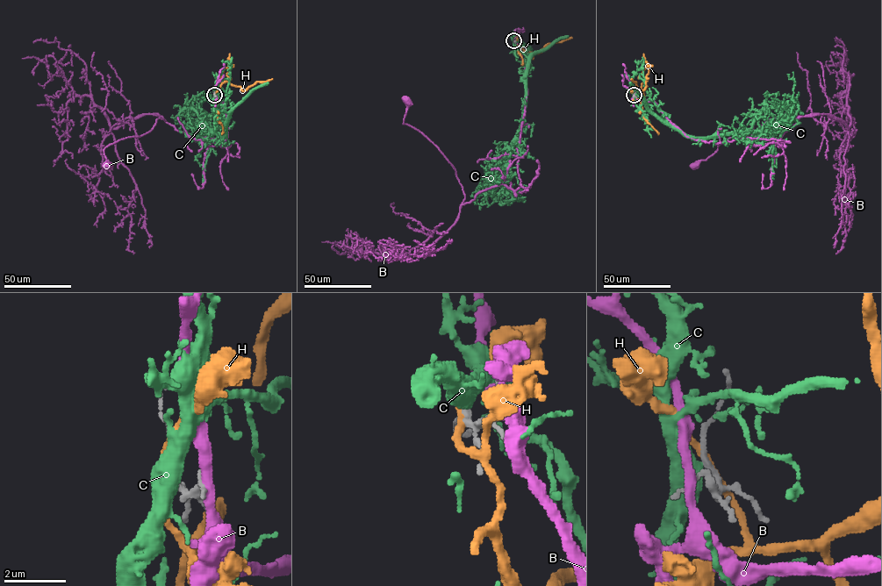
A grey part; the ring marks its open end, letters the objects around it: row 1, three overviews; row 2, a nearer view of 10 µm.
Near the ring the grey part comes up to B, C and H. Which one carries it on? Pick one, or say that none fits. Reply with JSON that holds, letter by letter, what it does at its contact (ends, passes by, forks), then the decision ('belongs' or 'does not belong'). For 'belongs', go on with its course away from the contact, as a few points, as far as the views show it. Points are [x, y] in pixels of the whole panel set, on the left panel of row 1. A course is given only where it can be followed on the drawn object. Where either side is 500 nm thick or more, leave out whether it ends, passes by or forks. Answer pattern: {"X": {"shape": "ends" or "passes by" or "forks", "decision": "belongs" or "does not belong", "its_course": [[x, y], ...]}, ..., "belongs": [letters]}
{"B": {"shape": "passes by", "decision": "does not belong"}, "C": {"decision": "belongs", "its_course": [[214, 95], [214, 106], [227, 113], [225, 137], [204, 127], [221, 99], [216, 79], [220, 74]]}, "H": {"shape": "passes by", "decision": "does not belong"}, "belongs": ["C"]}

